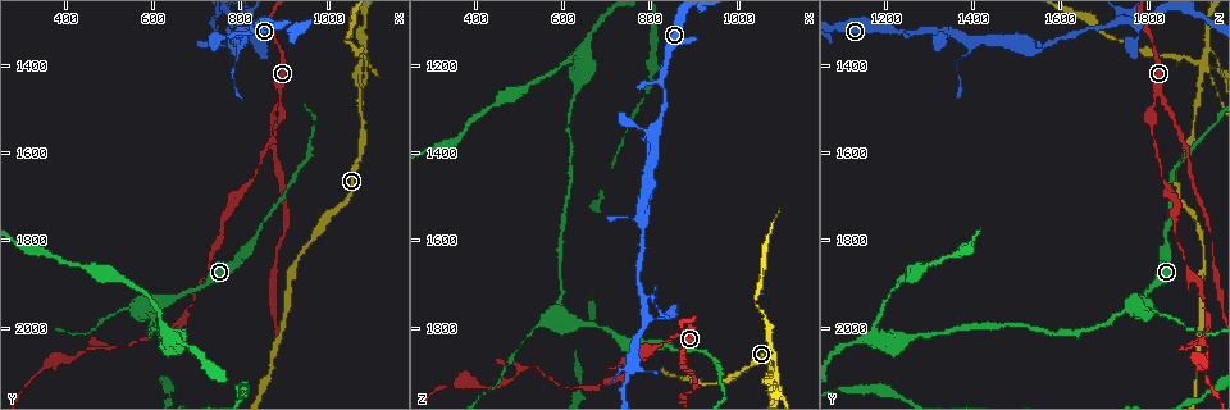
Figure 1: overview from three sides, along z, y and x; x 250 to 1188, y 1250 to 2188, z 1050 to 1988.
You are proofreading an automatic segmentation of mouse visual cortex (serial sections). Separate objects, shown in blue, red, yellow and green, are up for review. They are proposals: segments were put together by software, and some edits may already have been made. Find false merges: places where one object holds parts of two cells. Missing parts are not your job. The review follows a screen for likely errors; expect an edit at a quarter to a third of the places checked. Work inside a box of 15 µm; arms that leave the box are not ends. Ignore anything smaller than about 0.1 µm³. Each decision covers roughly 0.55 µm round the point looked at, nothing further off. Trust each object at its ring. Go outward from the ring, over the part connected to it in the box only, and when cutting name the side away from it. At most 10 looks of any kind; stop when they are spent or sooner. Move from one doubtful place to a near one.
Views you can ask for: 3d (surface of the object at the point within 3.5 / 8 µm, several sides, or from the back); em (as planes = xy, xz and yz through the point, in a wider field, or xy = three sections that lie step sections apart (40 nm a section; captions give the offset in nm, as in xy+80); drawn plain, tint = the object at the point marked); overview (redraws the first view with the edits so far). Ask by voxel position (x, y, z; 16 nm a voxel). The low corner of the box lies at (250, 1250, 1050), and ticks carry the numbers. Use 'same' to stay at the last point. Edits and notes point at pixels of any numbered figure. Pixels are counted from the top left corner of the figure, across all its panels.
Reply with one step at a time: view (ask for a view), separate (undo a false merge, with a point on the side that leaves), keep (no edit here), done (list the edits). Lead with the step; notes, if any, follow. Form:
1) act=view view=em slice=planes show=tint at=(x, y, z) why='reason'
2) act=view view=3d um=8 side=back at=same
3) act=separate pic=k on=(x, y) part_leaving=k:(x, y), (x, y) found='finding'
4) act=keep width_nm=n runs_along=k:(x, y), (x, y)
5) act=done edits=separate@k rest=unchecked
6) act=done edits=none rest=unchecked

act=view view=3d um=8 at=(1080, 1400, 1925) why='sharp bend'

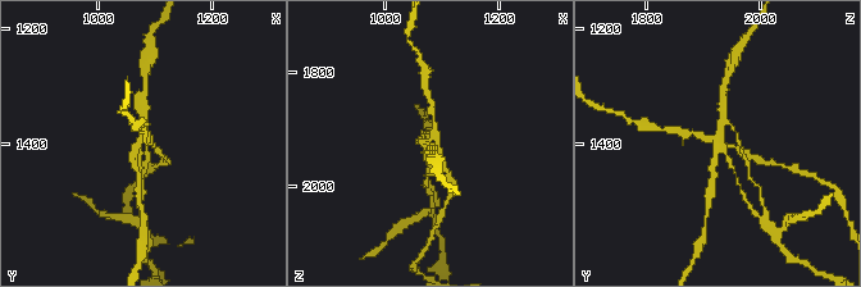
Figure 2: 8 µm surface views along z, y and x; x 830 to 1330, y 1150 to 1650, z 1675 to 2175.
act=view view=3d um=3.5 at=(1075, 1395, 1925) why='closer look'

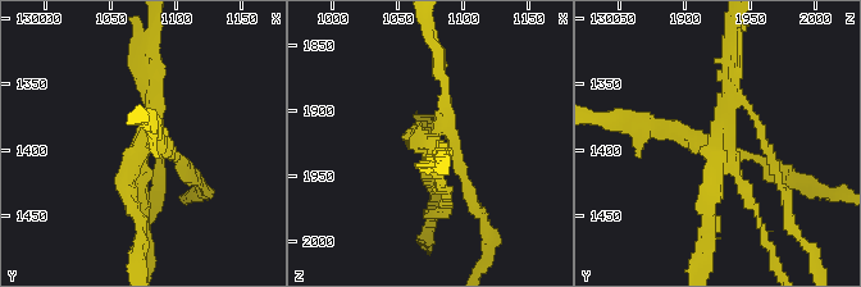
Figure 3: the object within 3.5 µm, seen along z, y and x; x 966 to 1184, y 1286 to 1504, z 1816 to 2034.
act=view view=em slice=xy step=2 show=tint at=(1076, 1394, 1924) why='now the EM'

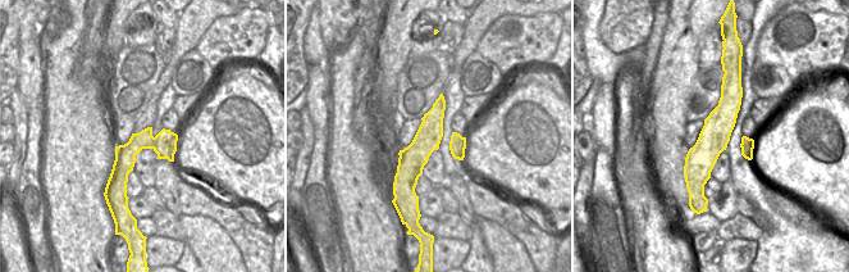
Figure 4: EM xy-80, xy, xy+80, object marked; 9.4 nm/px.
act=separate pic=3 on=(759, 159) width_nm=240 part_leaving=3:(706, 144), (673, 124), (614, 117) found='a second cell is stuck on'

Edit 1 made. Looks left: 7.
act=view view=3d um=8 at=(890, 1485, 1820) why='a narrow waist'

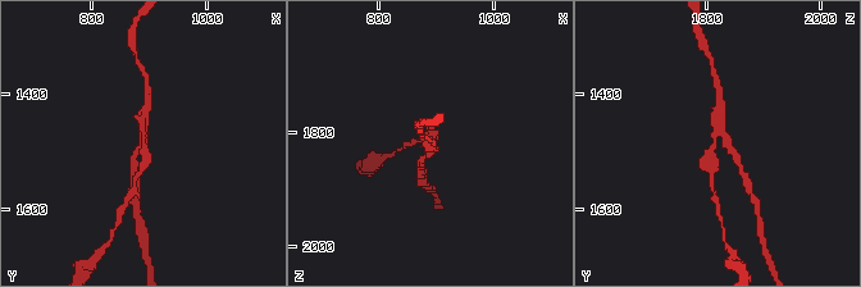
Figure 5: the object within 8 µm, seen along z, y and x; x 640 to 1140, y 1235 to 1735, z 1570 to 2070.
act=view view=em slice=xy step=5 show=tint at=(885, 1485, 1815) why='now the EM'

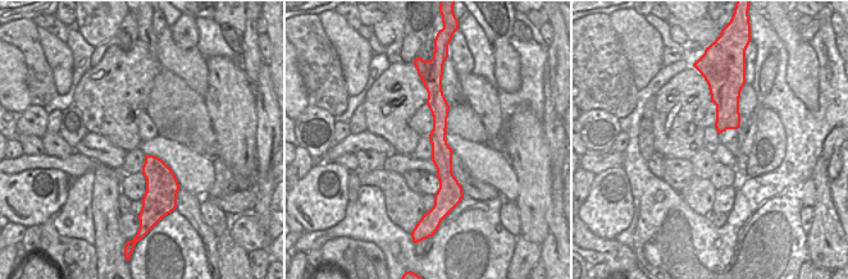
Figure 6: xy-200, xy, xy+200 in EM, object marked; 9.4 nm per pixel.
act=separate pic=5 on=(714, 160) part_leaving=5:(715, 140), (709, 154), (714, 190) found='a second cell is stuck on'

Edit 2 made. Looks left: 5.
act=view view=overview why='see it whole again'

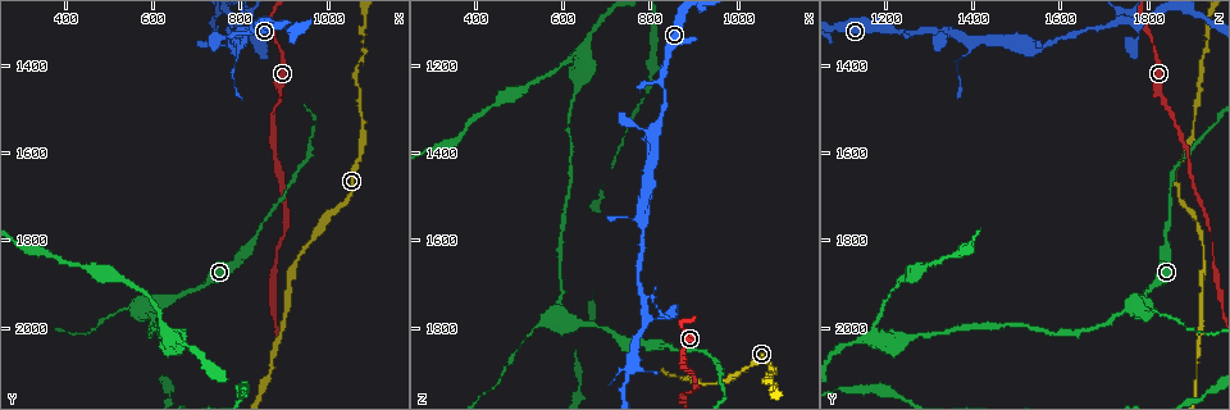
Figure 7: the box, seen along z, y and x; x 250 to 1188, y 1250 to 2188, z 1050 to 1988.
act=view view=3d um=8 at=(785, 1355, 1560) why='thick turns thin'

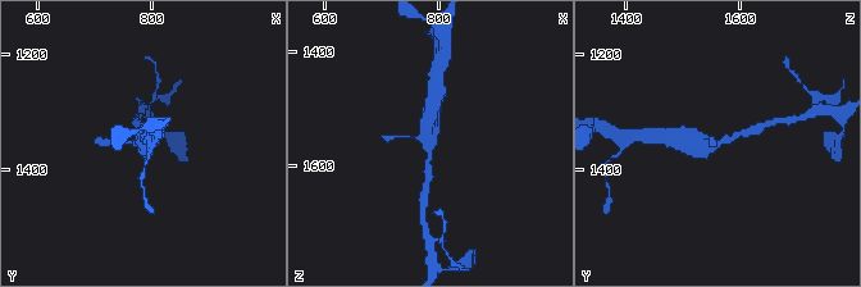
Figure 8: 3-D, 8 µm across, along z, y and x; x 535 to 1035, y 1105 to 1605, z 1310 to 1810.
act=view view=em slice=planes show=tint at=(780, 1355, 1560)

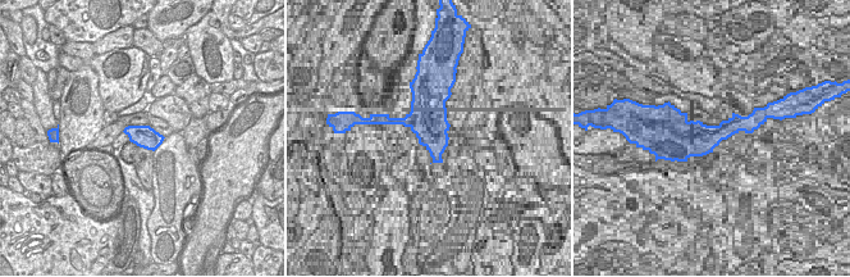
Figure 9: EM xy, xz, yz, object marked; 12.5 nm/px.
act=keep width_nm=280 runs_along=8:(680, 139), (714, 146), (750, 132) found='one cell here'

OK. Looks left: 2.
act=view view=3d um=3.5 at=(565, 1955, 1775) why='arms part here'

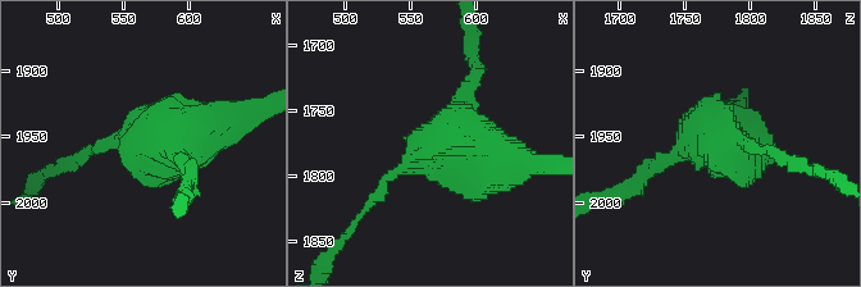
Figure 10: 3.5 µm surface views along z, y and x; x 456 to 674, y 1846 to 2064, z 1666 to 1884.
act=view view=em slice=xy step=1 show=tint at=(570, 1954, 1776)

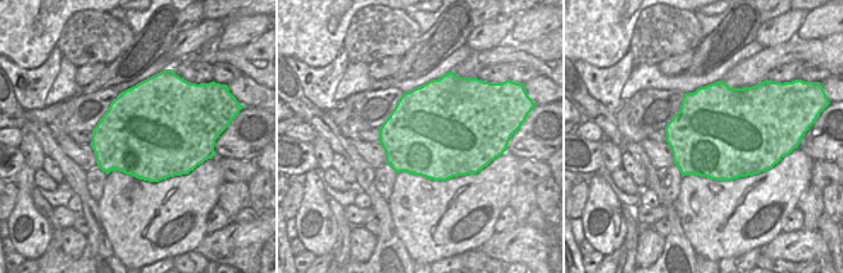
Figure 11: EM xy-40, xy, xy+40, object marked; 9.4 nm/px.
act=keep found='continuous, no second cell'

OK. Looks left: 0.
act=done edits=separate@3,separate@5 rest=unchecked

